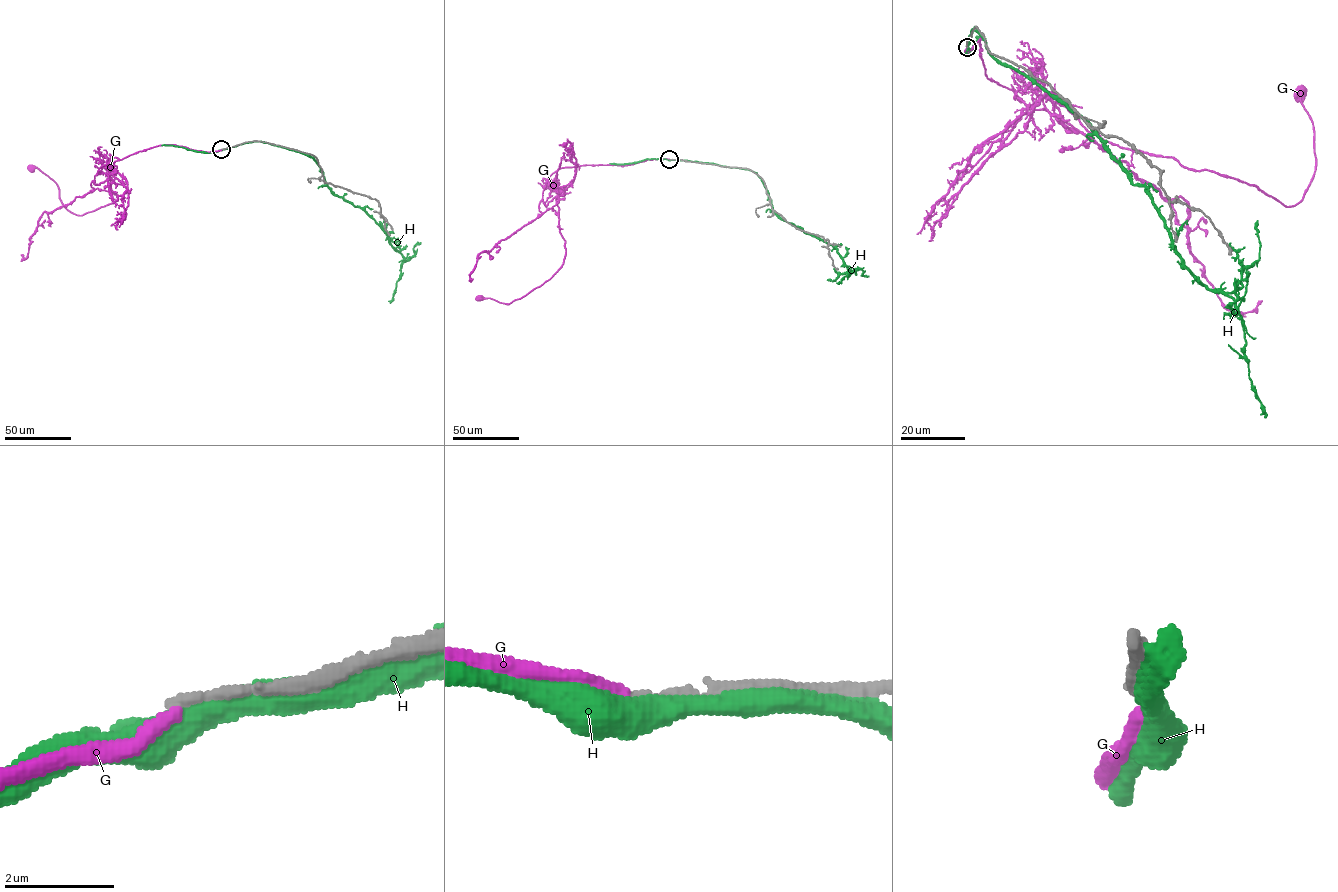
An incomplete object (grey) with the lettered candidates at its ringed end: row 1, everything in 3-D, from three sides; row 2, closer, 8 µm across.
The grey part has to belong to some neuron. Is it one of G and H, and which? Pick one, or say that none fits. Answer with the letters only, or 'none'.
none

